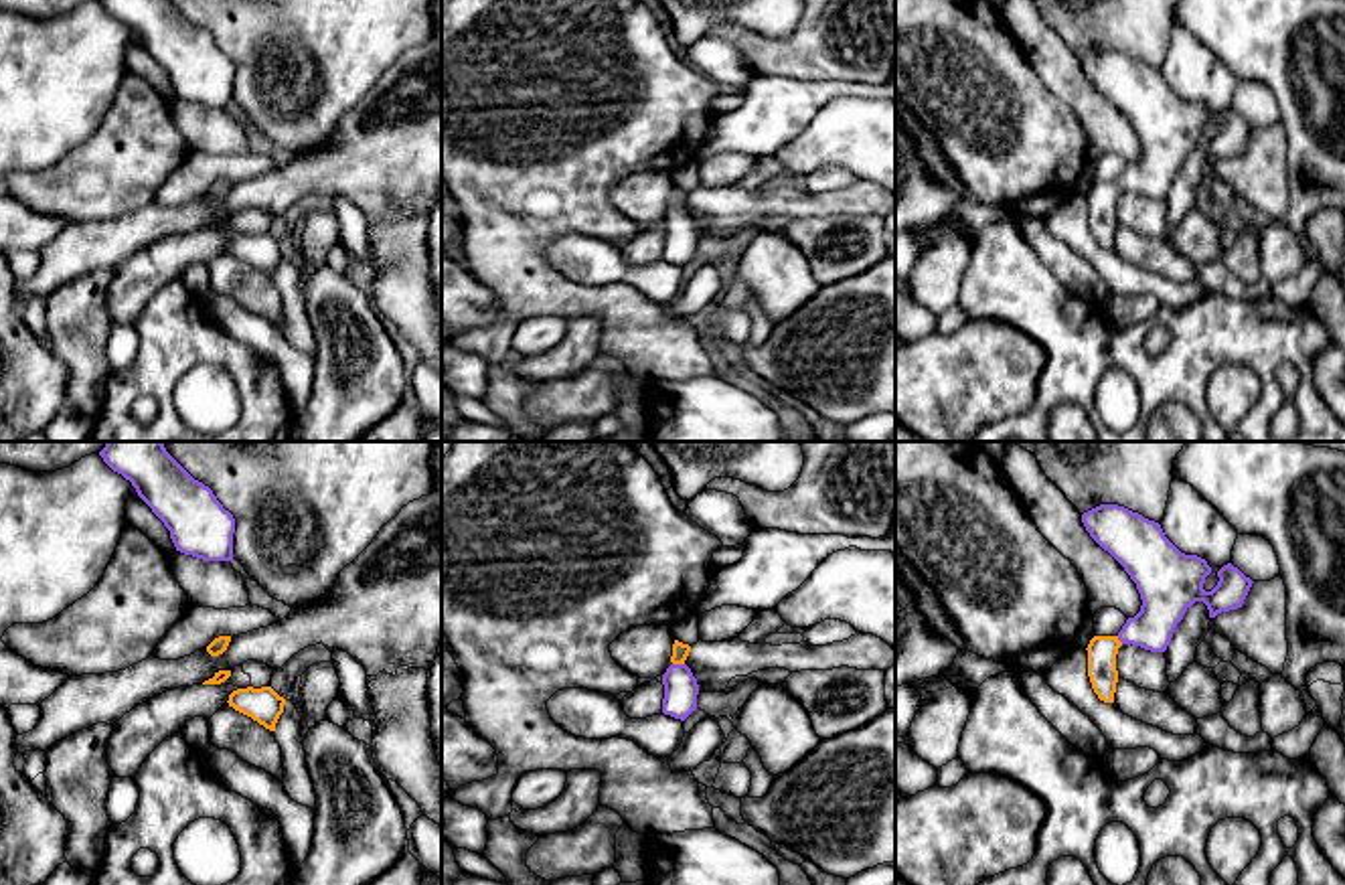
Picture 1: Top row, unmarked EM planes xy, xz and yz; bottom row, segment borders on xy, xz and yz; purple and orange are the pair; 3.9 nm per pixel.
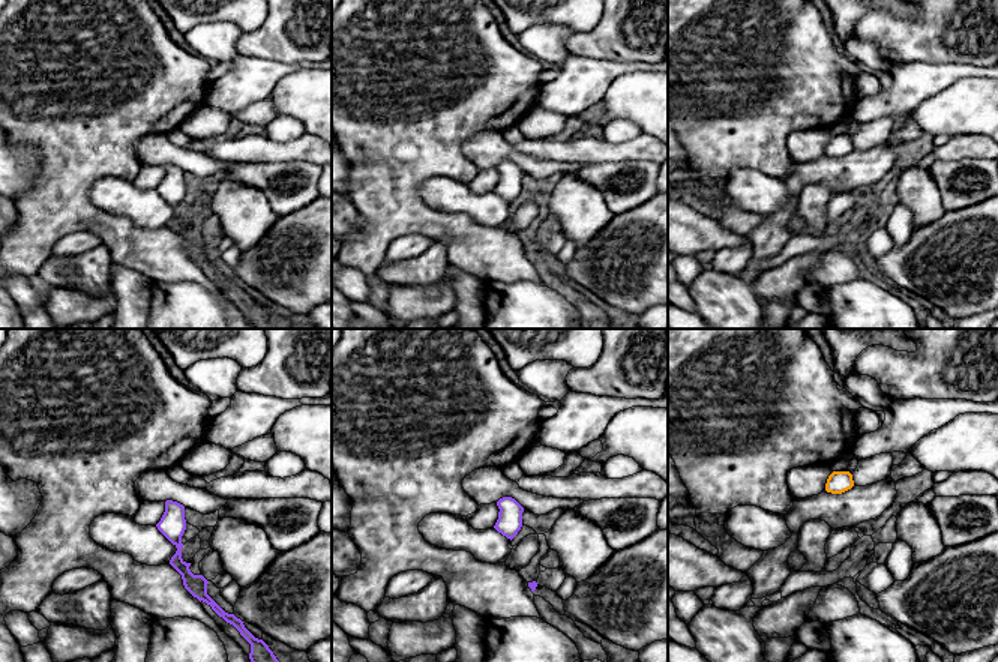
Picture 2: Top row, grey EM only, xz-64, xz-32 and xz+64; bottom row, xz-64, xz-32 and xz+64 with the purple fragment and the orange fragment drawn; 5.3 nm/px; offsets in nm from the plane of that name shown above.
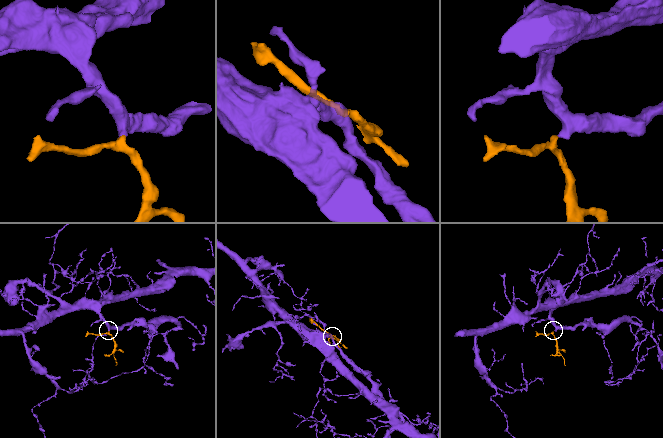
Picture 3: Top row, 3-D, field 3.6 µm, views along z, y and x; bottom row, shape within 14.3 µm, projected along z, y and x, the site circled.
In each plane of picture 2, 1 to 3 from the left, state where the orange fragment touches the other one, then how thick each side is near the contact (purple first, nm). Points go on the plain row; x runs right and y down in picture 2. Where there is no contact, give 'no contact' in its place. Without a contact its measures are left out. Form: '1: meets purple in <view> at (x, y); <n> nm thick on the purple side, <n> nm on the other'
1: no contact
2: no contact
3: no contact

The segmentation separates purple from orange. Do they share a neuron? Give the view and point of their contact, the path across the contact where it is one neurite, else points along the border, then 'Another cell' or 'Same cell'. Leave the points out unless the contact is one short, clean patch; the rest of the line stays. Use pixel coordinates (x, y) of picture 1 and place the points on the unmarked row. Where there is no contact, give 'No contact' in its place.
Touches purple at xz (679, 211). Path across: xz (681, 235), (679, 211), (681, 197). Same cell

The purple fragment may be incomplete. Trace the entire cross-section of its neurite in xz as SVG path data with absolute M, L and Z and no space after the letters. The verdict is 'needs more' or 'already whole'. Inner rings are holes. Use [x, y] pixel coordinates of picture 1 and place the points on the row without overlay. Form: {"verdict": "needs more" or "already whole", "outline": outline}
{"verdict": "needs more", "outline": "M675 186L670 213L662 221L664 245L662 259L685 267L697 255L699 231L691 215L685 211L691 198L689 190Z"}

